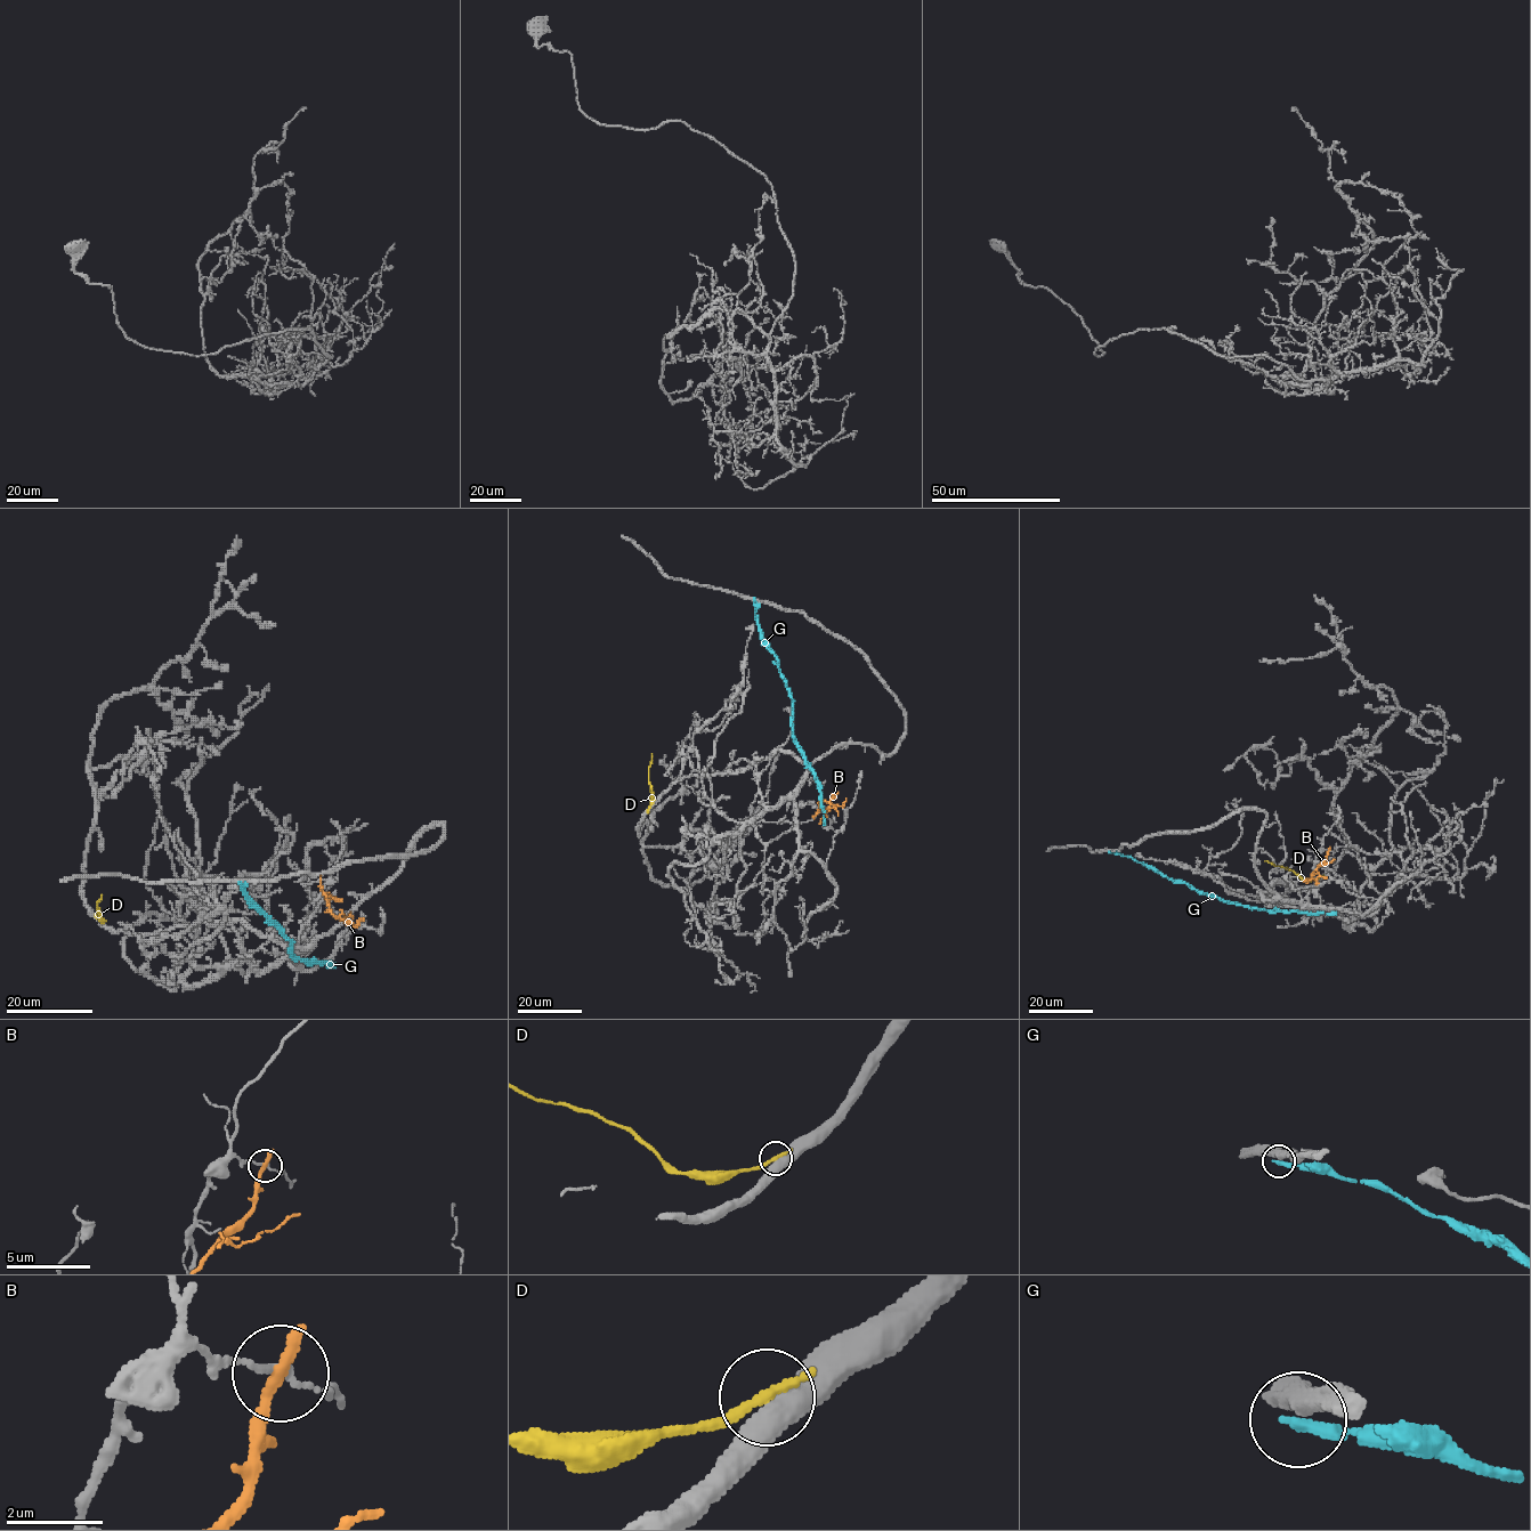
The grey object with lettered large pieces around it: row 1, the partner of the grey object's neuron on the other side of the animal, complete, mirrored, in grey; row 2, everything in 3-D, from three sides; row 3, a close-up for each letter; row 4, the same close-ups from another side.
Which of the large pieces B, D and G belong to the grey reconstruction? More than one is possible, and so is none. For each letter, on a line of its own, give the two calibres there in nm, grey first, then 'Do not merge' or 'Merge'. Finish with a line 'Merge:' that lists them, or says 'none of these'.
B: Thickness 110 nm (grey) against 320 nm. Do not merge
D: Thickness 480 nm (grey) against 240 nm. Do not merge
G: Thickness 480 nm (grey) against 360 nm. Do not merge
Merge: none of these

